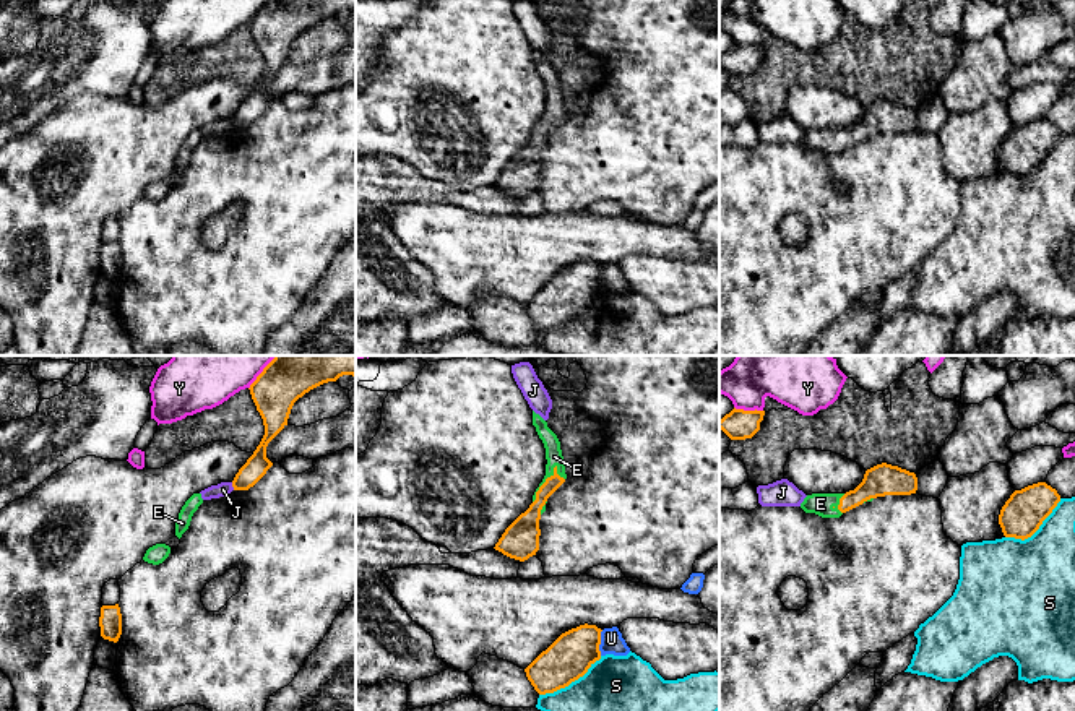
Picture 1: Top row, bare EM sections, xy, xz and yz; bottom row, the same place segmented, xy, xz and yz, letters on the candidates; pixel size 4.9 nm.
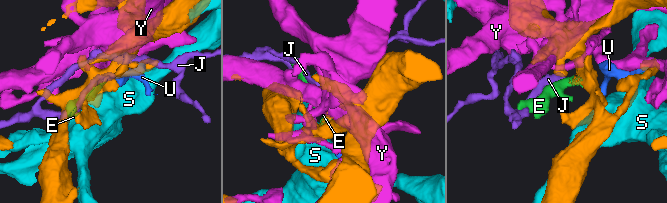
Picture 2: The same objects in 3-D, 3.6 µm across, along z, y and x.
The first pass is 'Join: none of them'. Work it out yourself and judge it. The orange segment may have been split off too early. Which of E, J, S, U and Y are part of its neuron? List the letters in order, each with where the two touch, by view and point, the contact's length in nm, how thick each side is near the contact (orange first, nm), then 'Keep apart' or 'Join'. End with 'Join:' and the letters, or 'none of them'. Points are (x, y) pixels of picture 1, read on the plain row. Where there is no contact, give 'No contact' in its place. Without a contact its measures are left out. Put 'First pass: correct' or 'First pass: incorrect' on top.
First pass: incorrect
E: Touches orange at xz (543, 120). Shared border 220 nm. Thickness 150 nm (orange) against 80 nm. Join
J: Touches orange at xy (233, 122). Shared border 40 nm. Thickness 110 nm (orange) against 70 nm. Keep apart
S: Touches orange at xz (570, 318). Shared border 360 nm. Thickness 220 nm (orange) against 460 nm. Keep apart
U: Touches orange at xz (600, 280). Shared border 130 nm. Thickness 220 nm (orange) against 110 nm. Keep apart
Y: Touches orange at yz (749, 47). Shared border 150 nm. Thickness 150 nm (orange) against 220 nm. Keep apart
Join: E

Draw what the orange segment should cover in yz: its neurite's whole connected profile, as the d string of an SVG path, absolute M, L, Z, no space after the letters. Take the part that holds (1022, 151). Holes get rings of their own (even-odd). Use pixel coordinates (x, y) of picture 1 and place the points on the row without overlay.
M1046 118L1015 127L999 151L999 161L1005 174L1028 175L1060 138L1056 125Z

